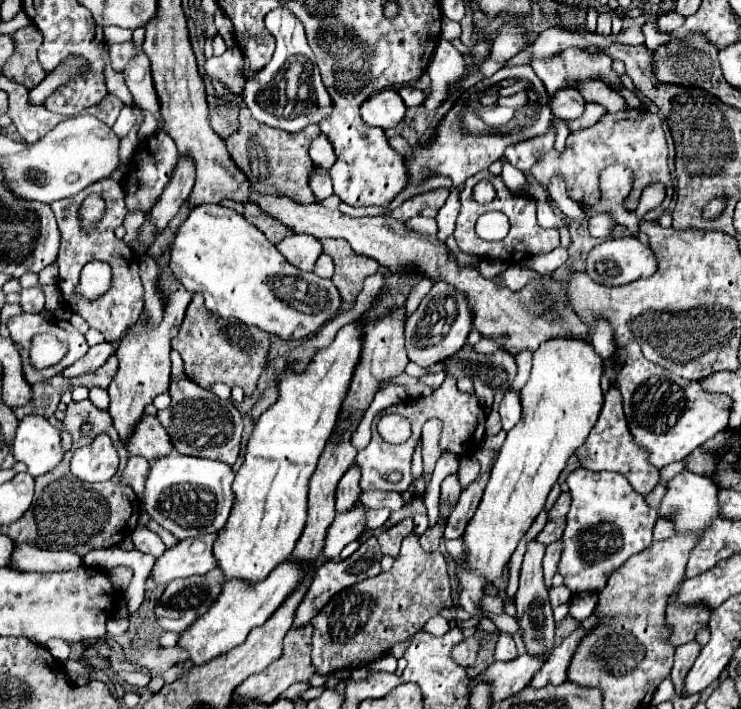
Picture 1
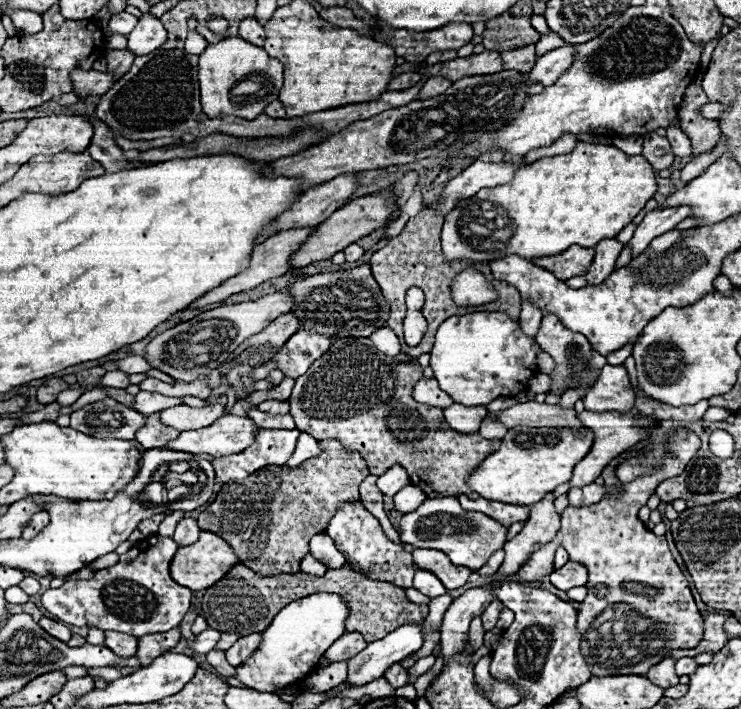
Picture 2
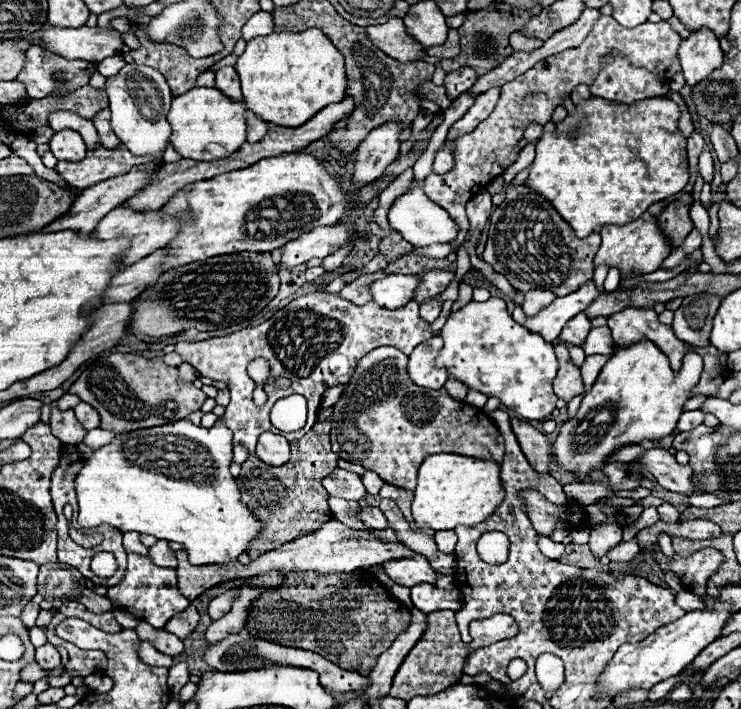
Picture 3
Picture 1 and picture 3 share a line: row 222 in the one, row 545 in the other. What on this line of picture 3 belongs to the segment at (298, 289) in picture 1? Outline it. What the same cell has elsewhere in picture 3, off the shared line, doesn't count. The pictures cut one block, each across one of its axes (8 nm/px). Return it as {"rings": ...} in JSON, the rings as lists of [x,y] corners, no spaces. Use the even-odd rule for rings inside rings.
{"rings":[[[218,418],[212,428],[202,428],[202,442],[206,442],[210,454],[214,454],[218,478],[214,478],[210,486],[198,486],[194,482],[174,482],[174,478],[166,478],[166,474],[134,466],[134,462],[126,458],[126,452],[122,452],[122,446],[134,438],[134,432],[118,434],[112,444],[98,448],[76,476],[80,504],[78,524],[82,528],[110,524],[122,532],[134,530],[140,534],[152,534],[158,540],[178,542],[184,546],[188,562],[194,566],[238,560],[240,554],[248,552],[250,542],[260,534],[264,524],[242,504],[236,480],[228,472],[232,462],[232,436],[232,430],[222,418]]]}

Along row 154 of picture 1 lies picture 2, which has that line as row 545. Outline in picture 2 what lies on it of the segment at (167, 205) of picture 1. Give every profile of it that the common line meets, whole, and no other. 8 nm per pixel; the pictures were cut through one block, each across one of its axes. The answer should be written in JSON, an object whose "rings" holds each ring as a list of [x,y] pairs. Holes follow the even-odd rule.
{"rings":[[[184,518],[178,522],[176,530],[174,530],[174,542],[178,542],[180,546],[188,546],[190,542],[196,542],[198,540],[198,534],[200,534],[200,528],[196,524],[194,518]]]}

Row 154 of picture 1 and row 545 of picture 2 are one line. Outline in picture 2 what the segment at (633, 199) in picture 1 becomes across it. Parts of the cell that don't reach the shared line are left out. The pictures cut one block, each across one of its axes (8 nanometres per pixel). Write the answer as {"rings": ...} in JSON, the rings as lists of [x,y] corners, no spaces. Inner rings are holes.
{"rings":[[[682,428],[666,436],[664,450],[668,454],[662,464],[656,464],[652,474],[644,474],[626,484],[622,488],[622,498],[602,500],[580,508],[568,506],[562,512],[562,528],[554,540],[532,552],[518,570],[518,578],[522,582],[536,582],[542,576],[550,575],[553,572],[554,552],[558,546],[564,546],[570,560],[588,566],[590,580],[586,586],[590,590],[596,586],[608,588],[608,594],[602,598],[590,592],[578,610],[578,628],[582,634],[580,650],[592,674],[646,674],[652,666],[668,658],[672,650],[694,648],[703,638],[704,620],[696,608],[688,580],[670,554],[666,538],[656,536],[638,518],[638,510],[648,502],[656,486],[666,478],[682,474],[686,462],[690,462],[690,458],[694,458],[700,450],[700,438],[692,430]],[[624,582],[642,582],[656,588],[658,594],[628,594],[618,588]]]}

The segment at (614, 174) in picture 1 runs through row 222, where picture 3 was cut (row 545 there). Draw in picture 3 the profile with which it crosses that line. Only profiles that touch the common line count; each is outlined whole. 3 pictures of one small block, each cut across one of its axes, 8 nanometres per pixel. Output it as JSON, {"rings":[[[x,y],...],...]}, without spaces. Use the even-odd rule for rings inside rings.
{"rings":[[[622,542],[618,546],[614,546],[612,550],[608,550],[608,558],[612,562],[632,562],[640,552],[640,546],[634,542]]]}

